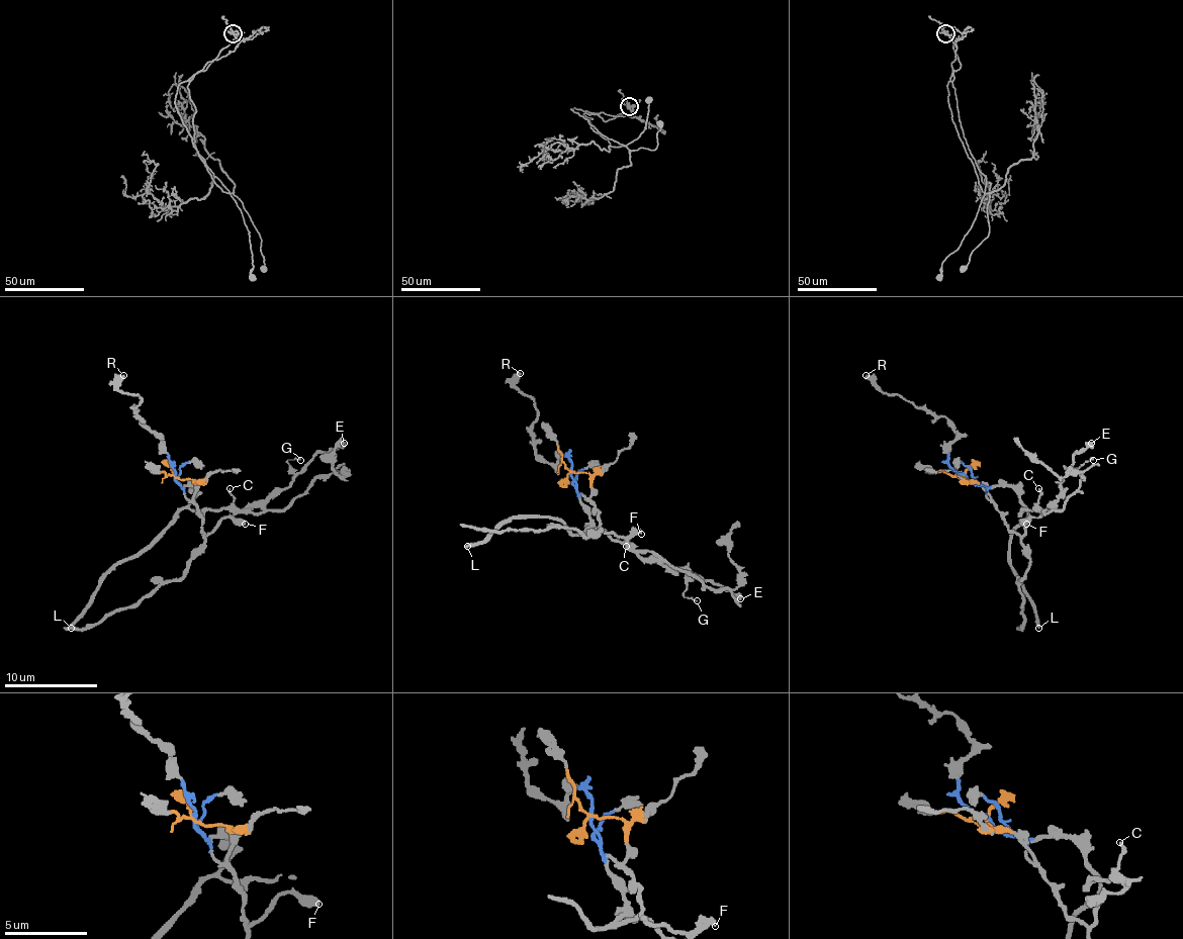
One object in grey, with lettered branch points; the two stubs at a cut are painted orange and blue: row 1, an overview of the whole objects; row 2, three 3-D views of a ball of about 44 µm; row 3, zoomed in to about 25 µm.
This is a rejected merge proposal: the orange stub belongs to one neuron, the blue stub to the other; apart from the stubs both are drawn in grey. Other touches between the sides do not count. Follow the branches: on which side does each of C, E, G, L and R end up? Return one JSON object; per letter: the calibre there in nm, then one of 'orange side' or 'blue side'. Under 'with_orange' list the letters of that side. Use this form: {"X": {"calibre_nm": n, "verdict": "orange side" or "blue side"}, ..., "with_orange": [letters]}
{"C": {"calibre_nm": 160, "verdict": "blue side"}, "E": {"calibre_nm": 420, "verdict": "blue side"}, "G": {"calibre_nm": 120, "verdict": "blue side"}, "L": {"calibre_nm": 280, "verdict": "blue side"}, "R": {"calibre_nm": 360, "verdict": "blue side"}, "with_orange": []}

